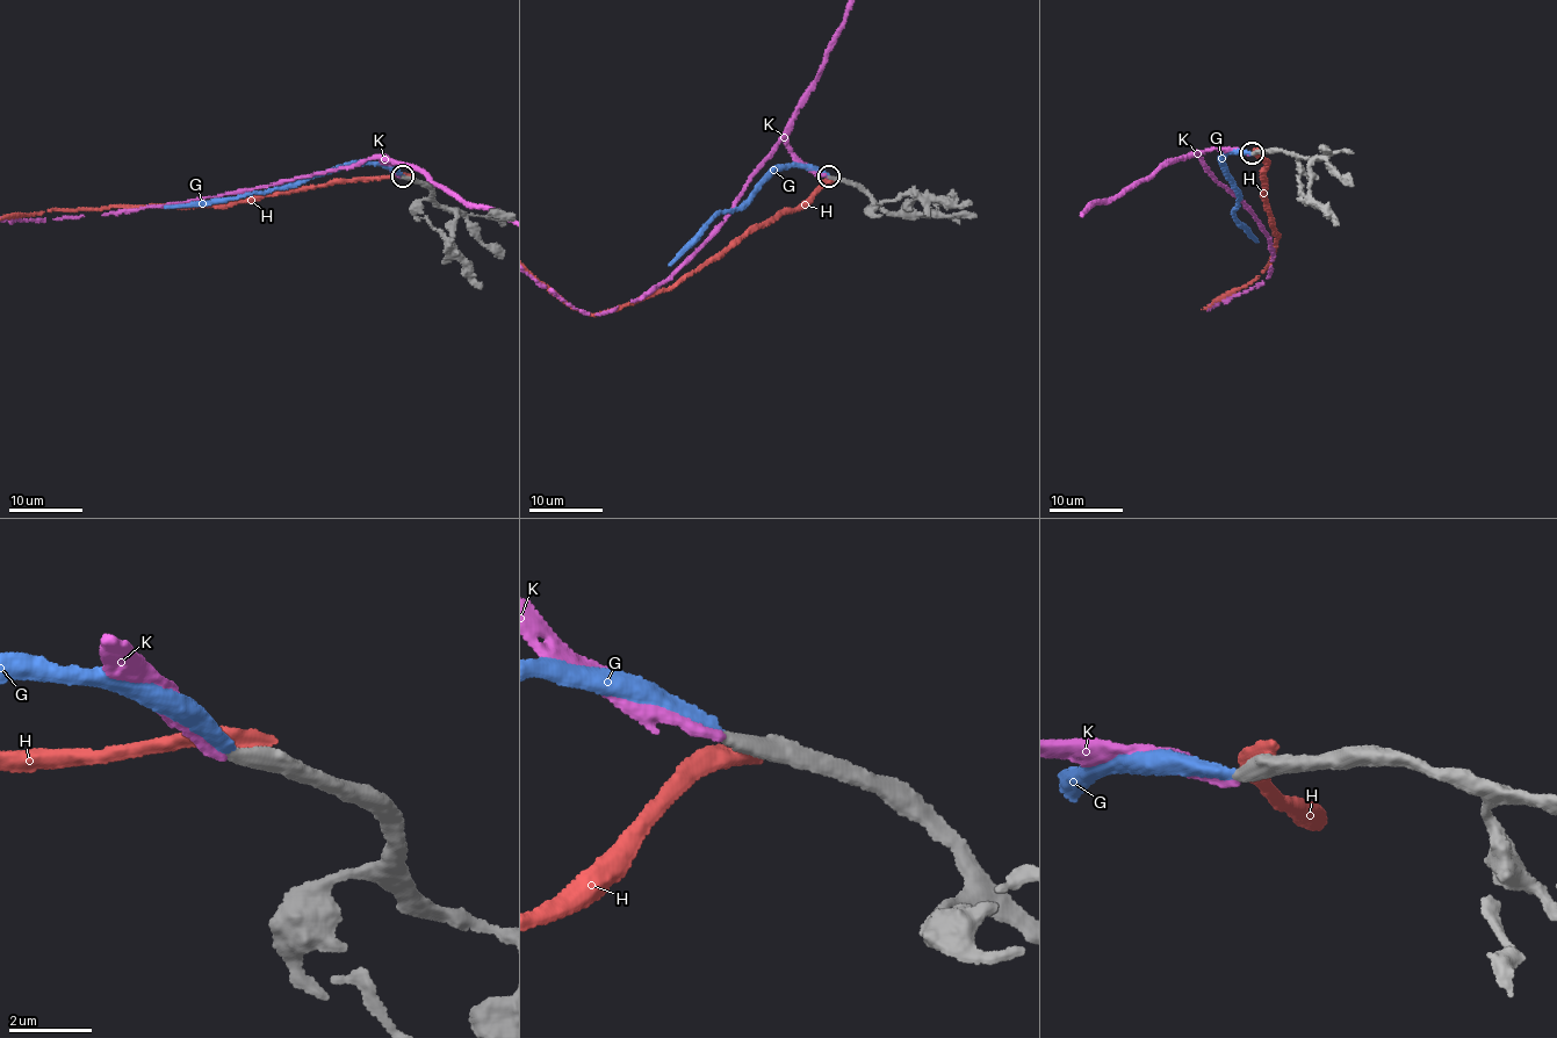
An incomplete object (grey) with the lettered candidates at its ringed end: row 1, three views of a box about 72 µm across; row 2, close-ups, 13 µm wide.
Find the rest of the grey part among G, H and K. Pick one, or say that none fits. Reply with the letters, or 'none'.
G

